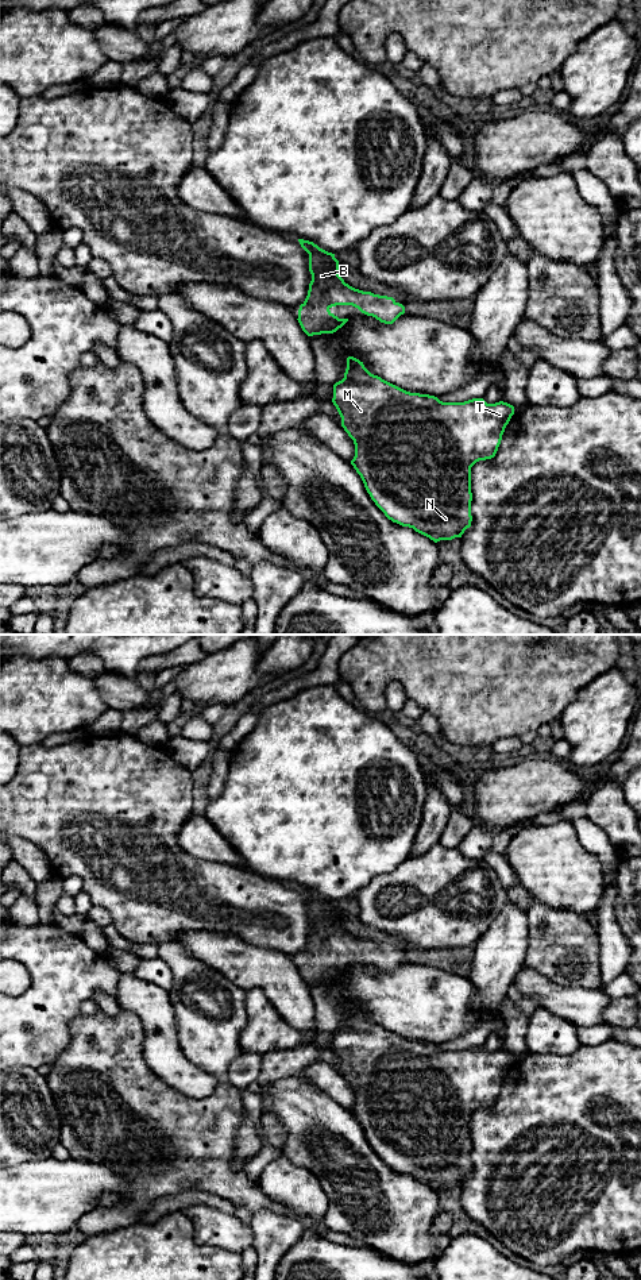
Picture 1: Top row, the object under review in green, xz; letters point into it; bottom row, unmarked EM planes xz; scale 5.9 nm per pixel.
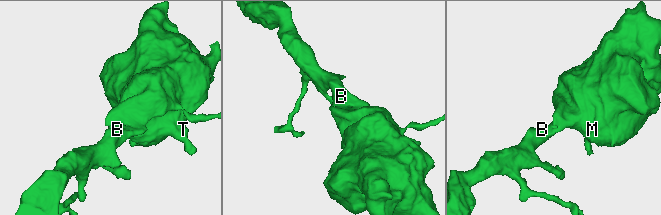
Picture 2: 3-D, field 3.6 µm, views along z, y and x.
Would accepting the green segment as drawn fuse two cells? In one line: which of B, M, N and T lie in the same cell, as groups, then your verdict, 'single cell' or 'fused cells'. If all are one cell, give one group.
B M N T; single cell

